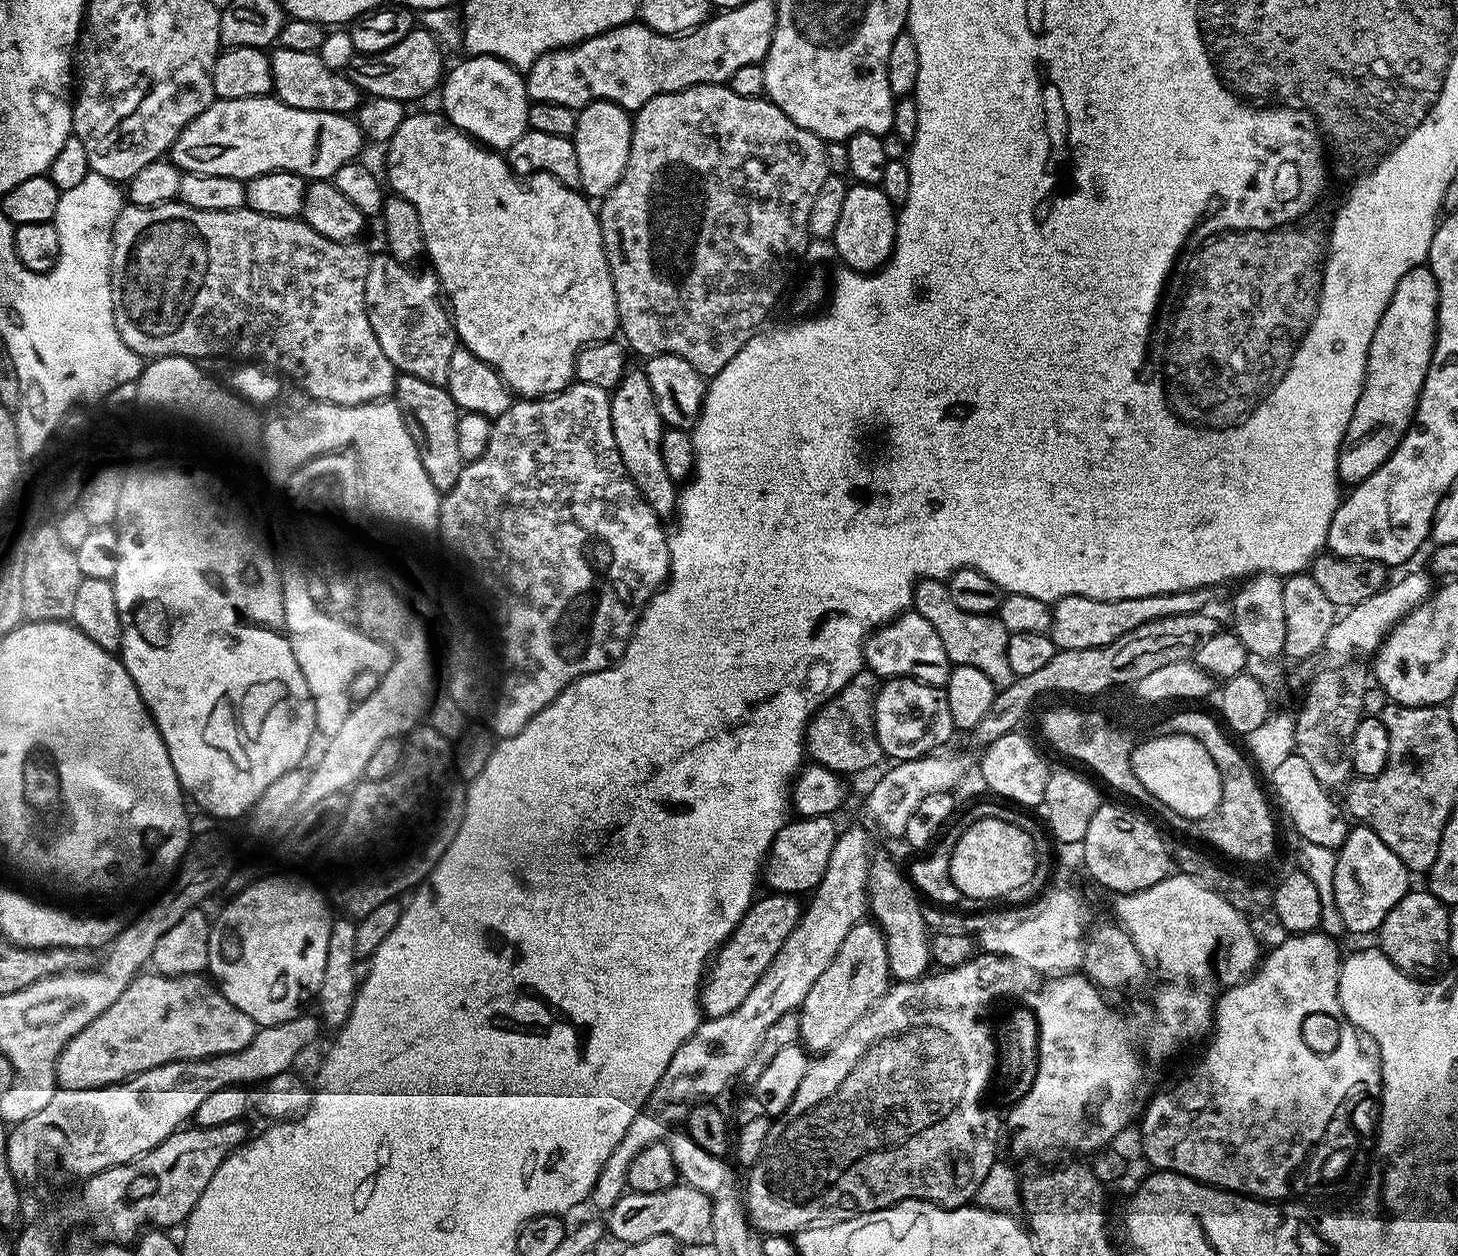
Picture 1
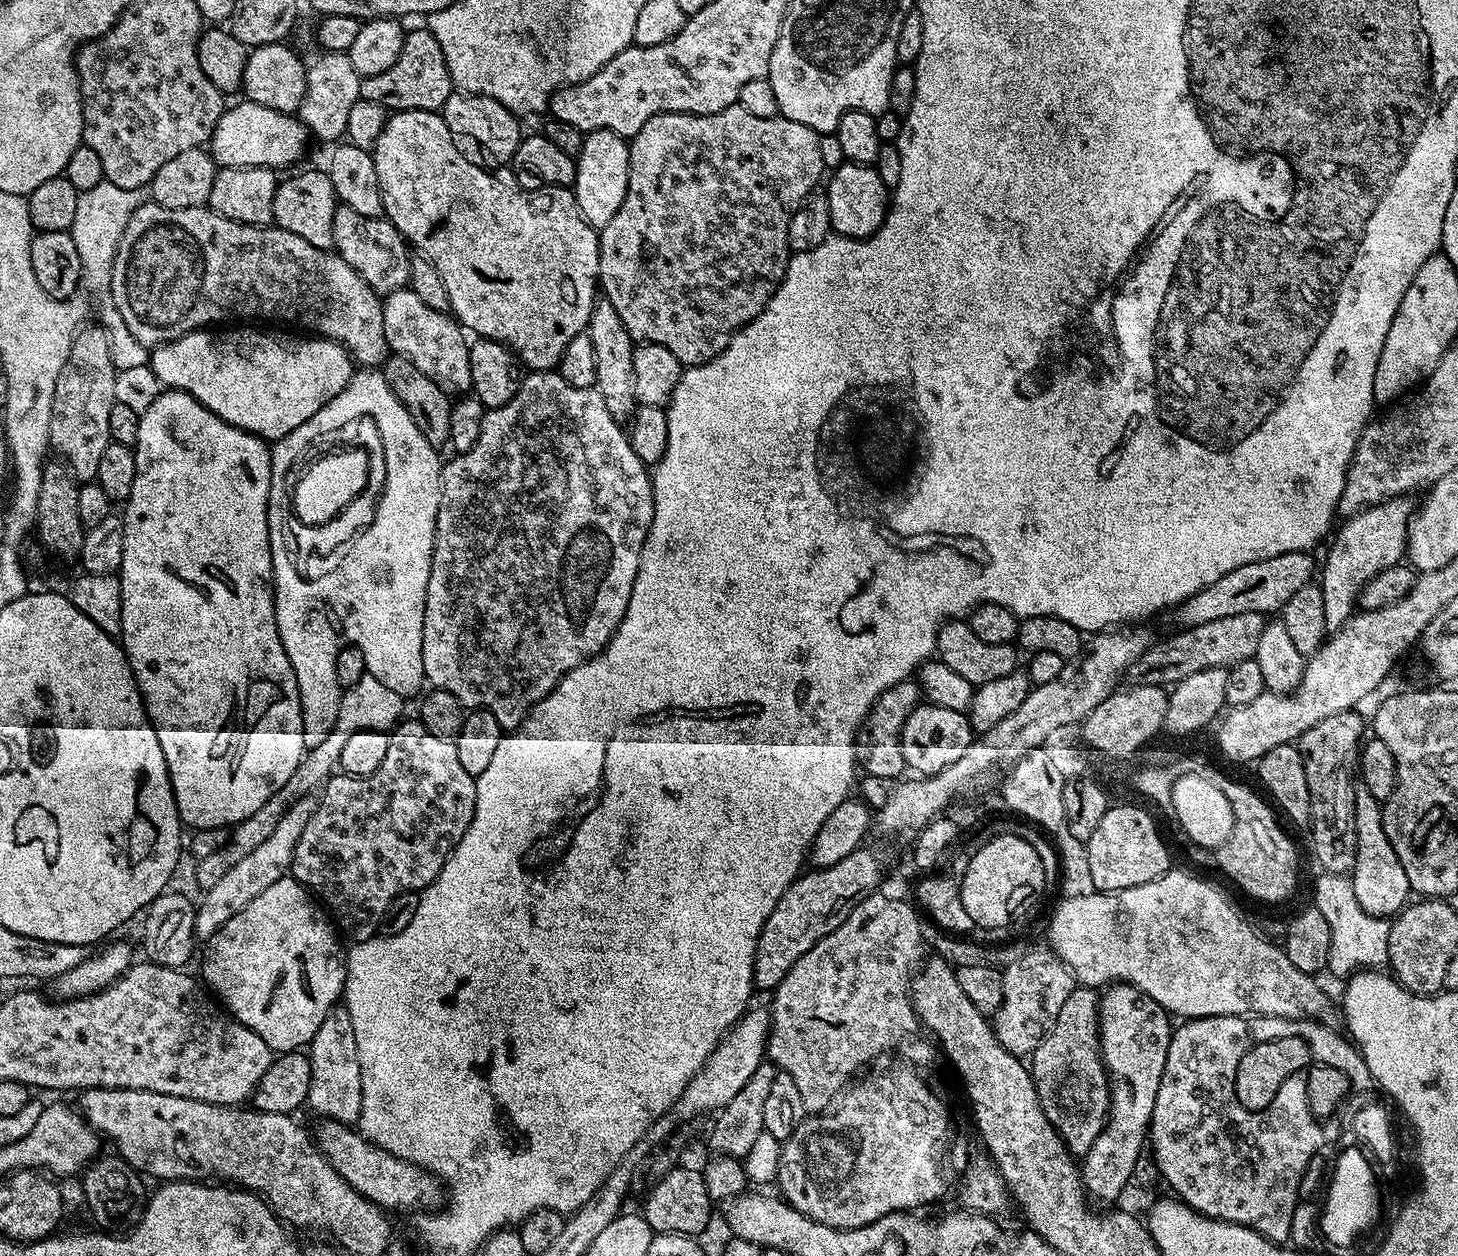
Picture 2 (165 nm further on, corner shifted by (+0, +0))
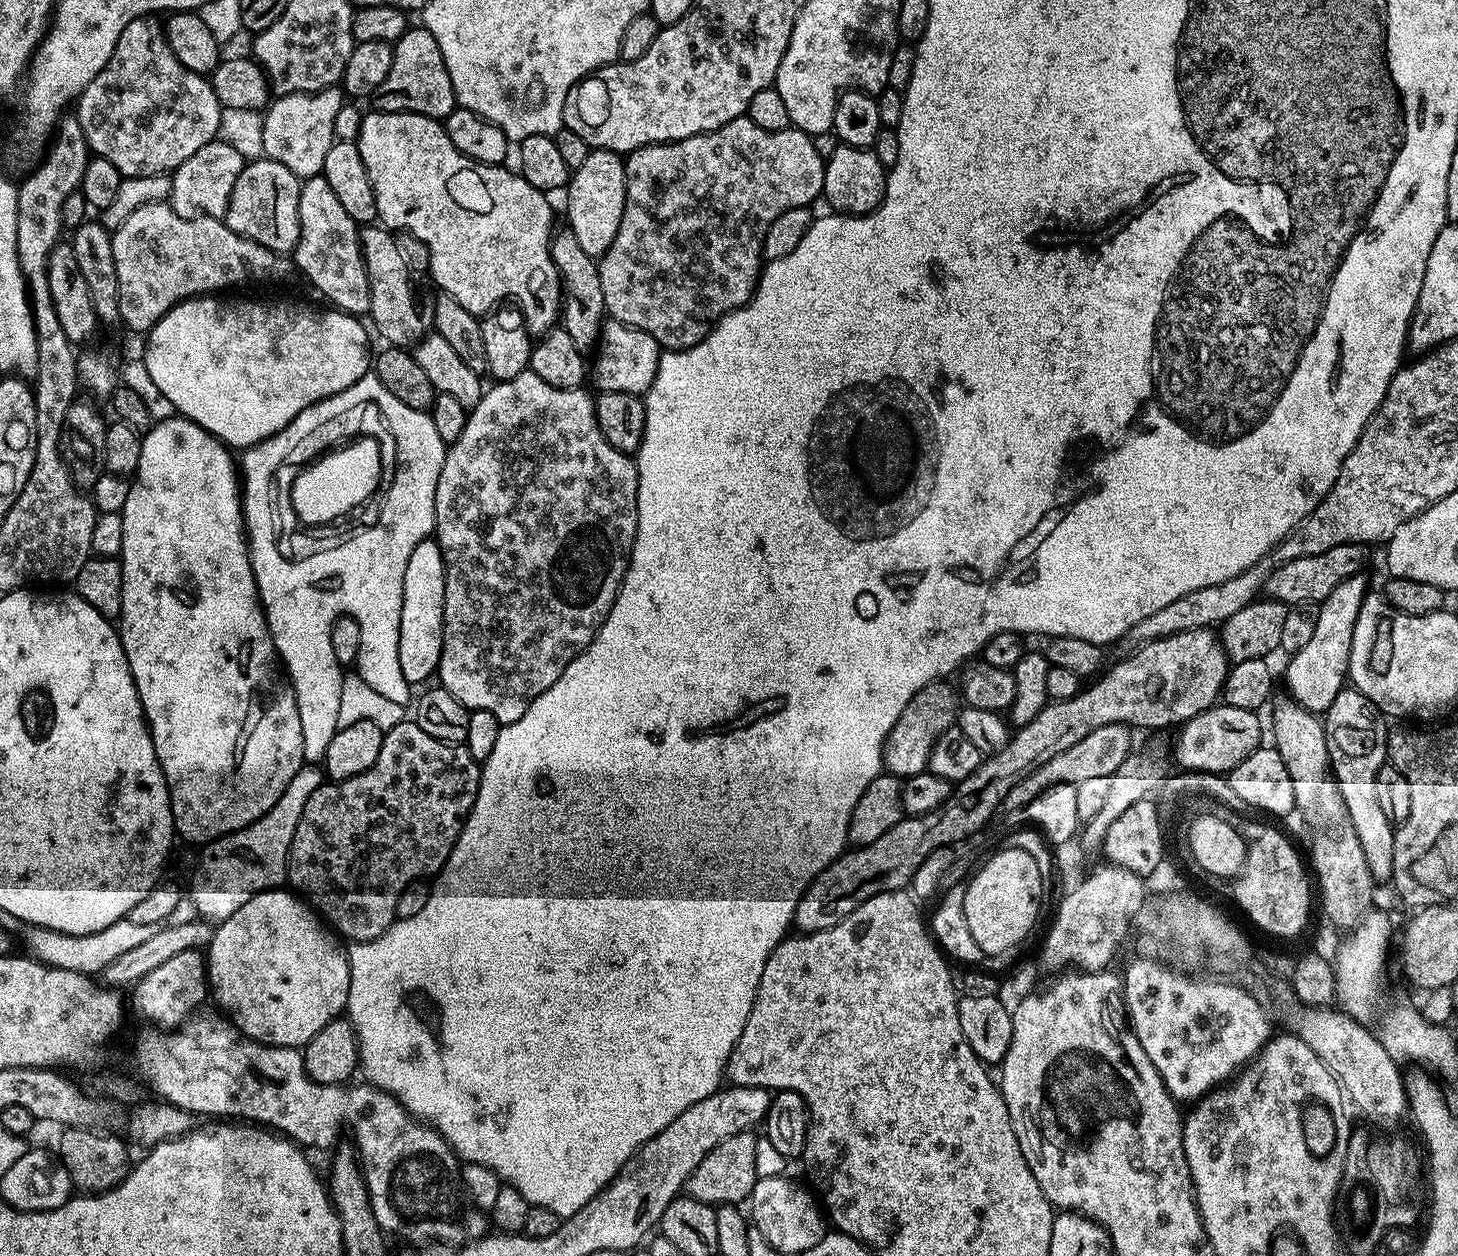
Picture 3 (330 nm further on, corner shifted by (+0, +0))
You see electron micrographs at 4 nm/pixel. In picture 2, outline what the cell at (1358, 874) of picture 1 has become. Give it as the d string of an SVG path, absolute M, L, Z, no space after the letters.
M1363 786L1357 787L1354 822L1358 834L1358 854L1354 858L1350 879L1354 895L1358 898L1358 906L1362 906L1366 914L1392 918L1409 903L1412 887L1406 878L1406 870L1402 870L1402 862L1398 862L1398 854L1394 854L1394 846L1390 846L1390 838L1386 838L1381 807L1381 801L1375 800L1370 790Z

